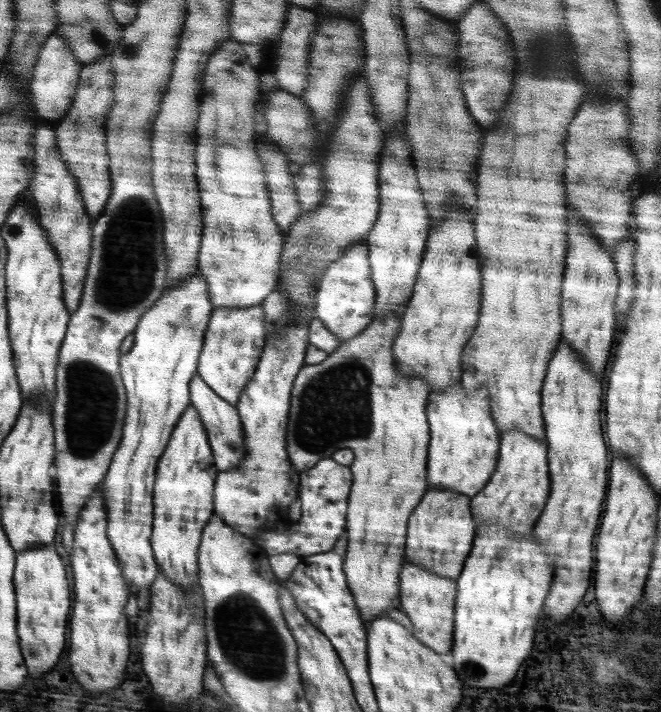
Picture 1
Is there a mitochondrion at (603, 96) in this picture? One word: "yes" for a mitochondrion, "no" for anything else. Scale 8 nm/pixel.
no

